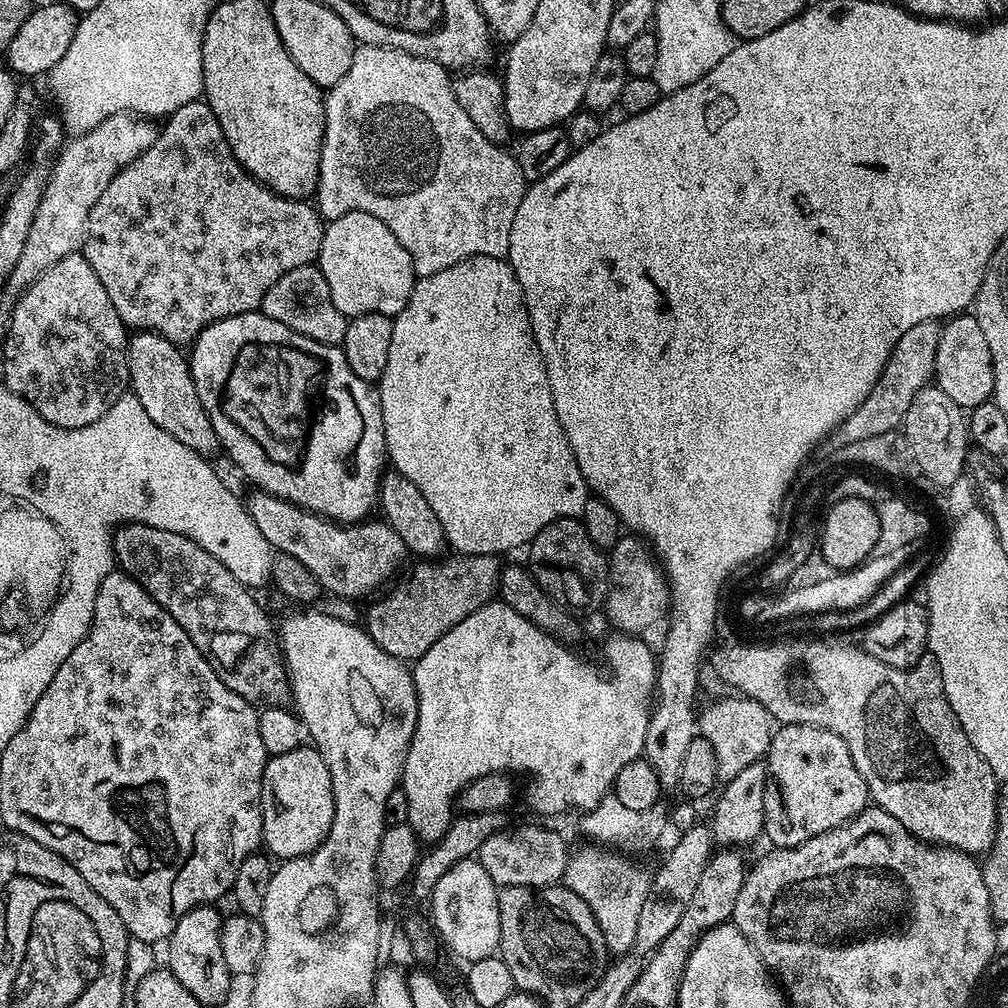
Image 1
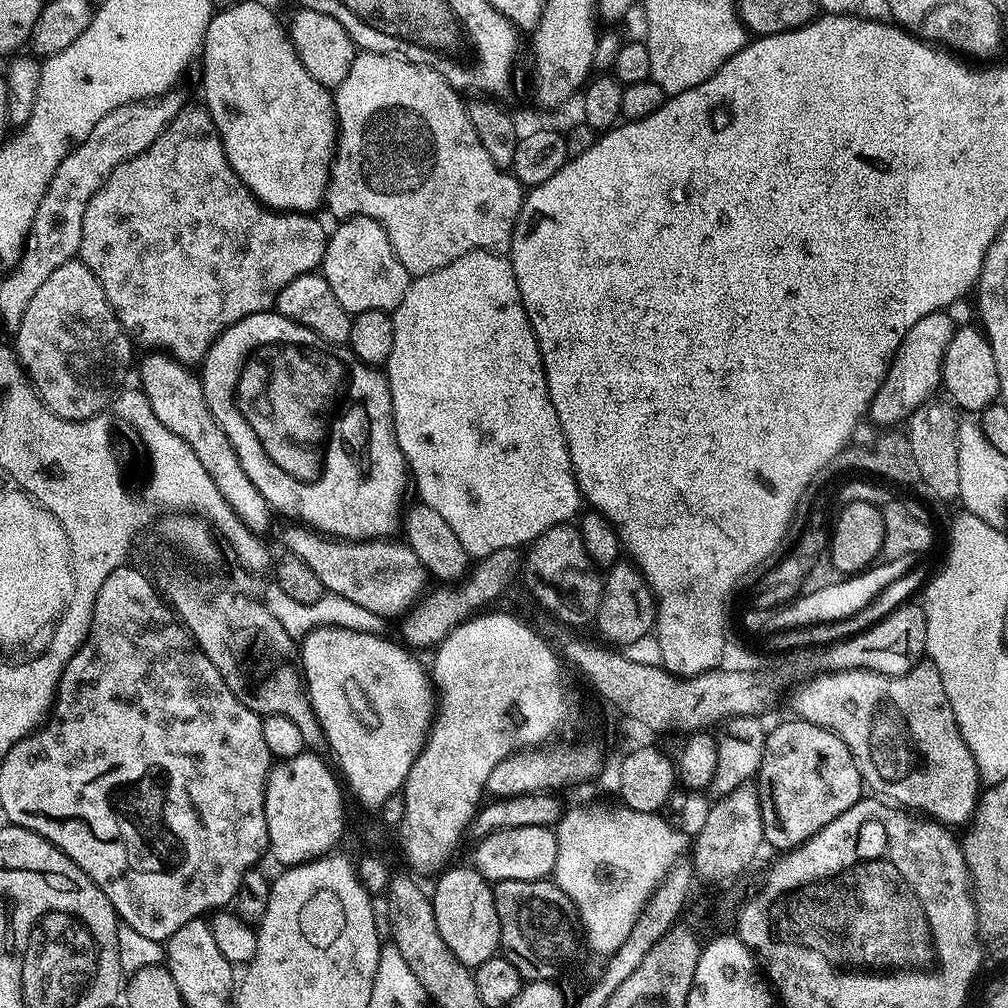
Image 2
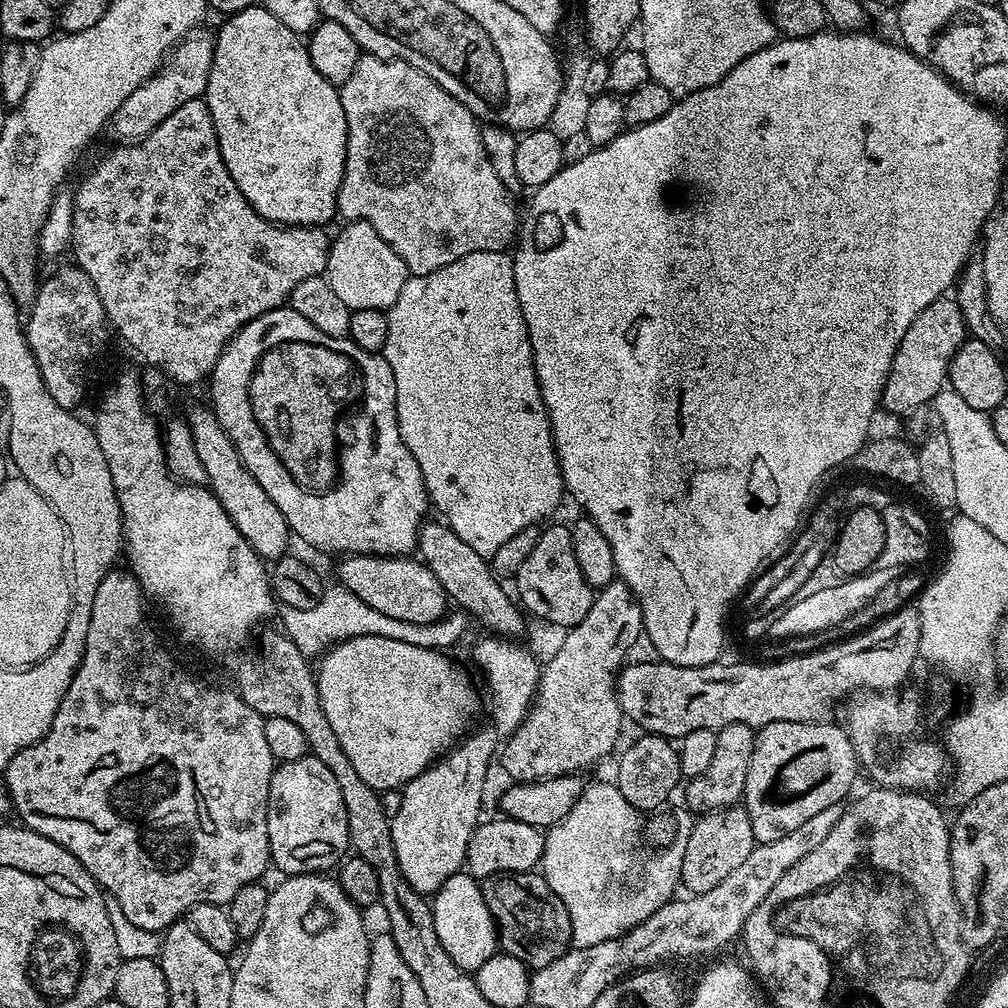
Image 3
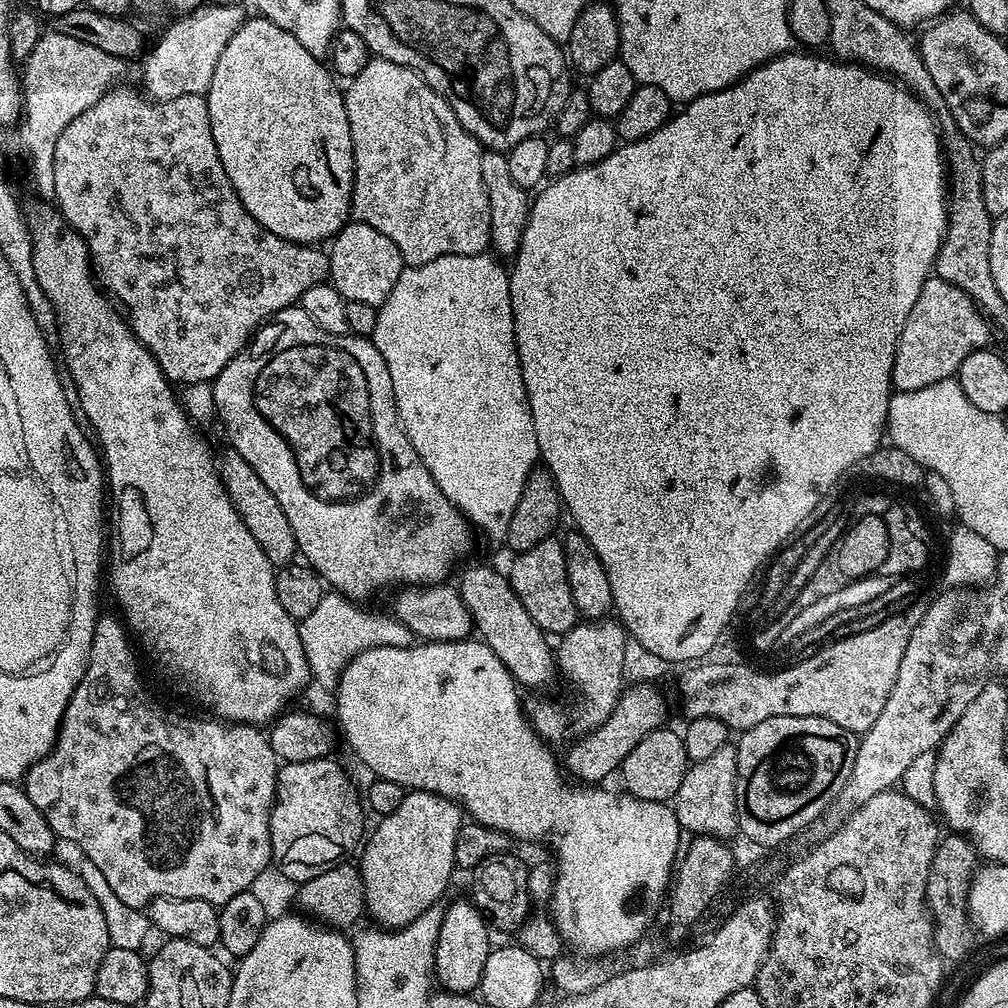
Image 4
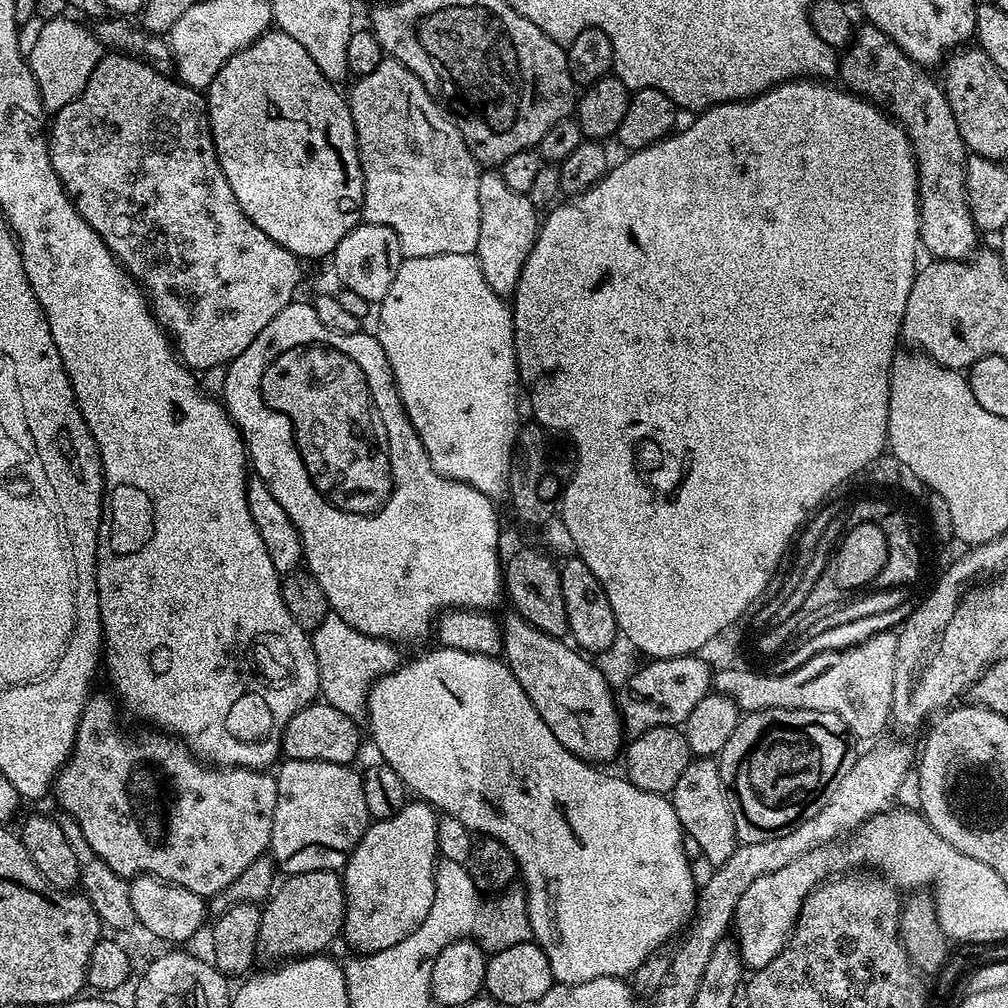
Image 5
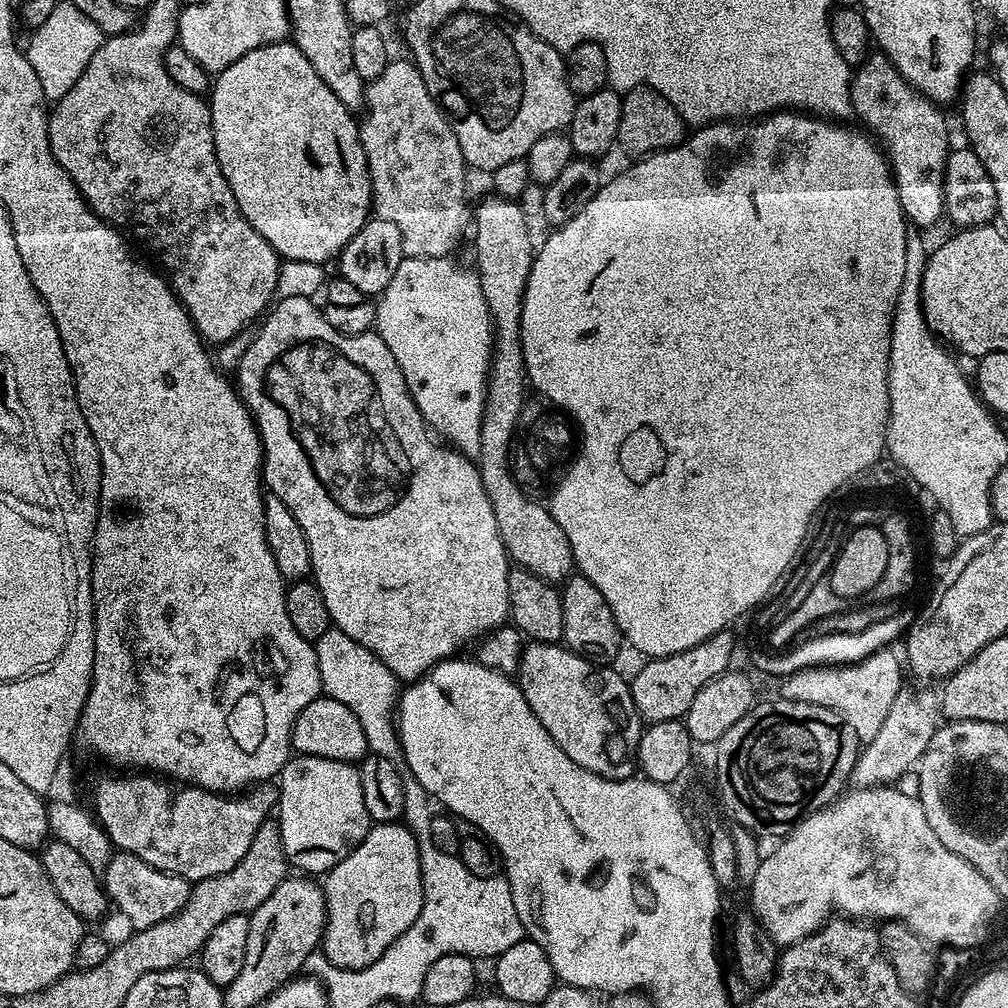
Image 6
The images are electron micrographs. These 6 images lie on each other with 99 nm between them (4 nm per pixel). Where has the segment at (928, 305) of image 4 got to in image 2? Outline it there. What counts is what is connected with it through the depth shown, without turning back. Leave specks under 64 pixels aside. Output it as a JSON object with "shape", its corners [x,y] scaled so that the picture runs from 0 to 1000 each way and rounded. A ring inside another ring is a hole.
{"shape":[[[937,308],[919,312],[919,315],[911,315],[911,319],[903,323],[899,335],[895,335],[891,347],[885,353],[885,362],[881,364],[875,383],[861,404],[860,416],[866,417],[873,424],[871,426],[881,427],[896,422],[909,405],[914,405],[930,392],[929,385],[931,389],[935,381],[933,368],[938,343],[946,328],[946,320],[940,313]]]}

